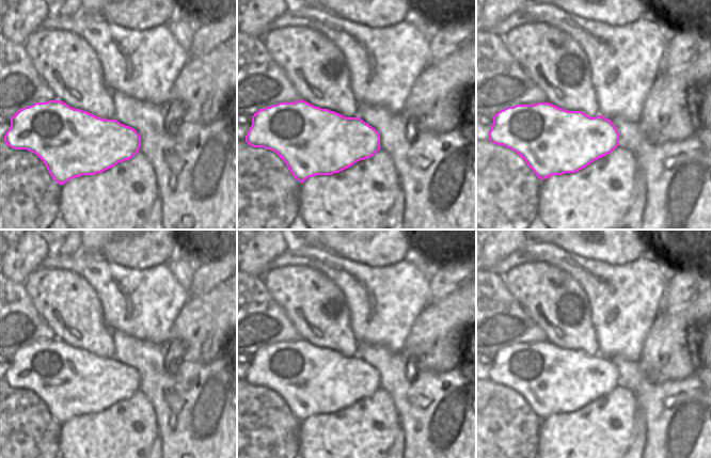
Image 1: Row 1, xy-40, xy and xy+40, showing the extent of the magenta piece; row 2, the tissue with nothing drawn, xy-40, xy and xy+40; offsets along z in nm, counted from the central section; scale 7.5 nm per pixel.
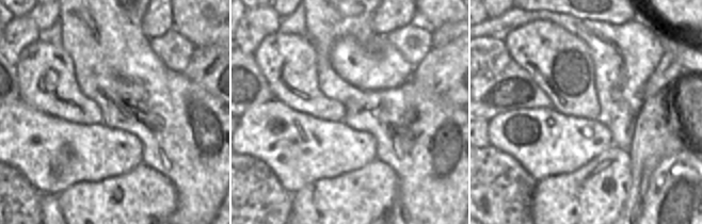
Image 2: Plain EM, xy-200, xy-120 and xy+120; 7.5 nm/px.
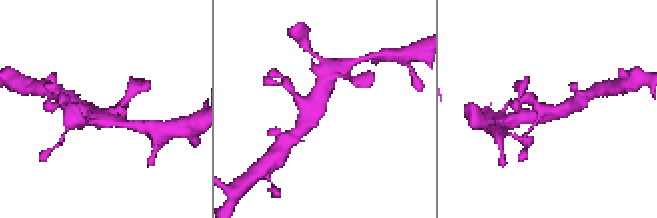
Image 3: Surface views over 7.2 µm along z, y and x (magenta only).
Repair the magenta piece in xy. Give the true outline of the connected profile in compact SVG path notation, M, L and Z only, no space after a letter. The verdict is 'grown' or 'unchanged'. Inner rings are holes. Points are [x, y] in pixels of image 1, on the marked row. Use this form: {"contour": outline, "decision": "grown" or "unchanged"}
{"contour": "M304 100L279 102L259 109L252 116L246 142L274 152L301 184L315 175L338 173L380 149L378 131L360 117L345 117Z", "decision": "unchanged"}

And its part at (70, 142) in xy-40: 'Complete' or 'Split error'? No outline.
Complete.

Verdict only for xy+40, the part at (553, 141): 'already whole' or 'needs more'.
already whole

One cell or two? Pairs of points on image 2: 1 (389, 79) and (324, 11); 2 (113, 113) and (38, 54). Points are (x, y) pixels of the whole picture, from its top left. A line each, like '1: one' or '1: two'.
1: two
2: two

